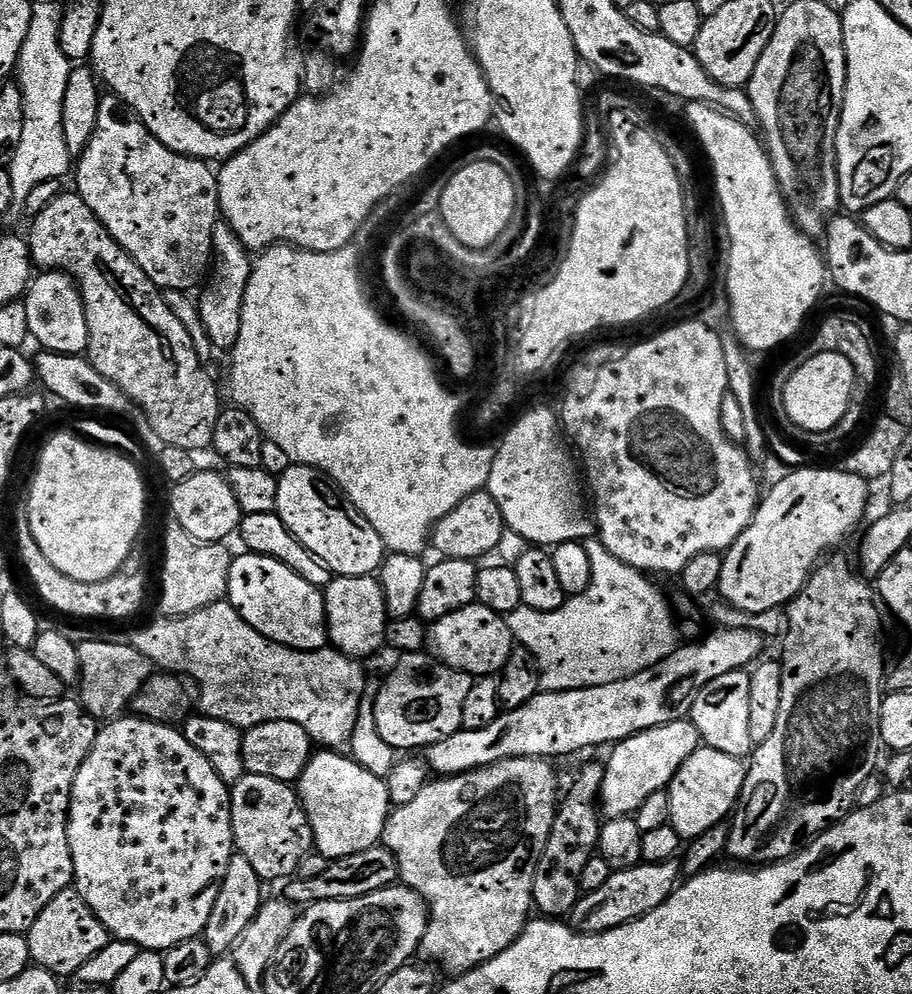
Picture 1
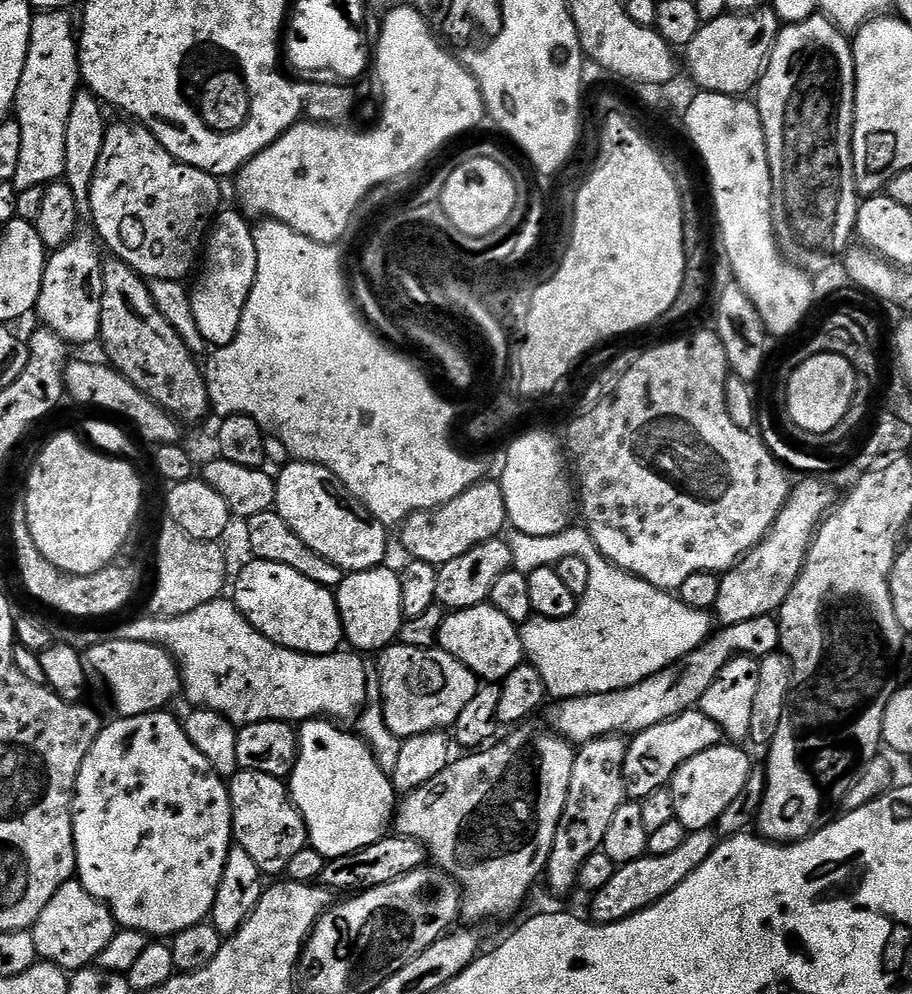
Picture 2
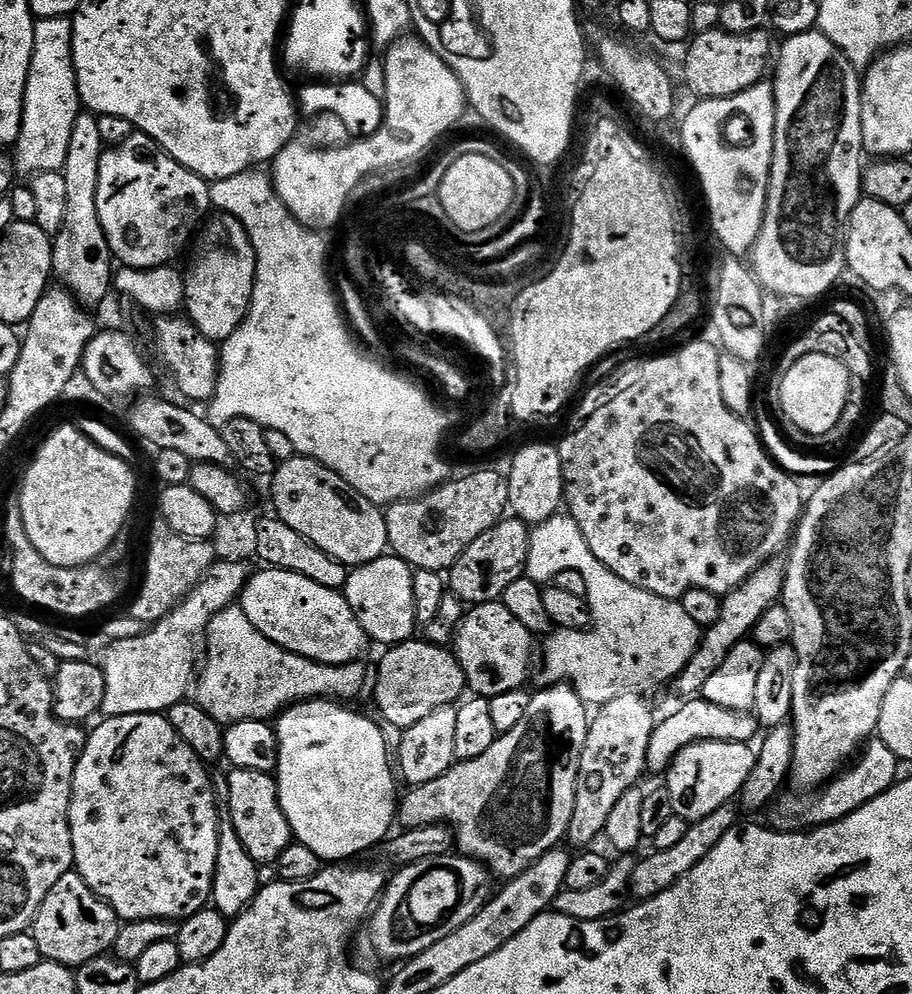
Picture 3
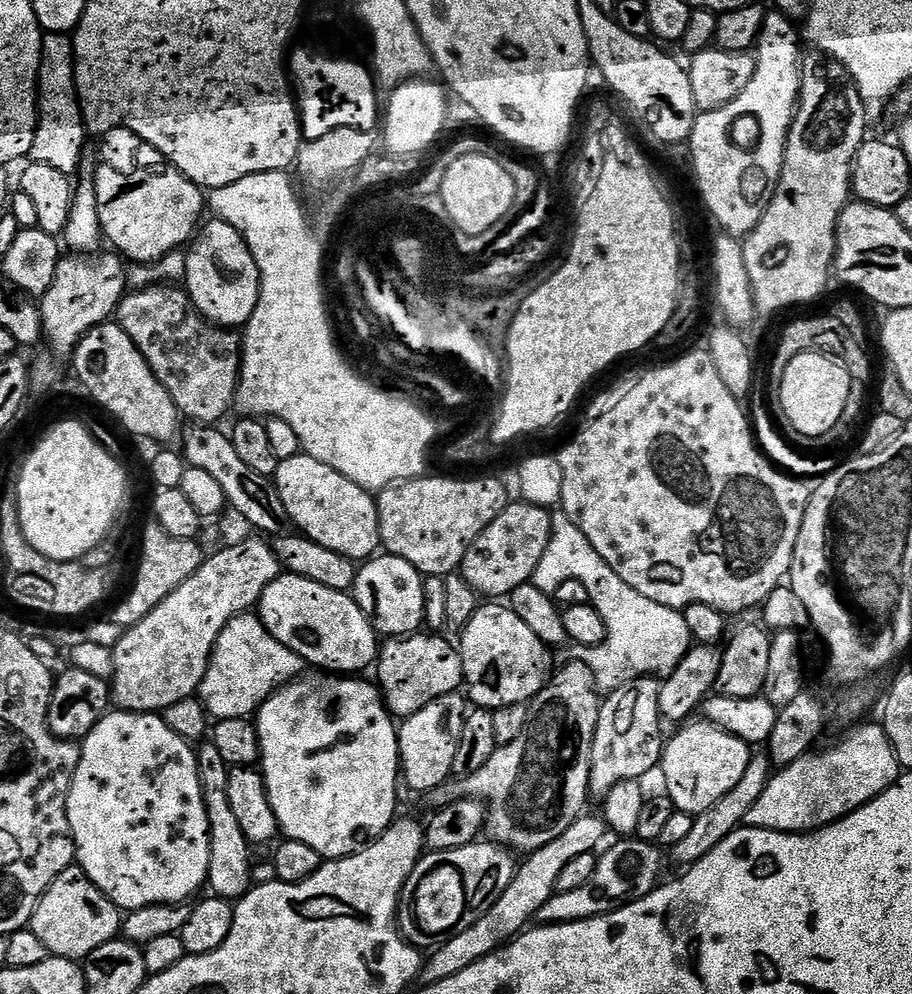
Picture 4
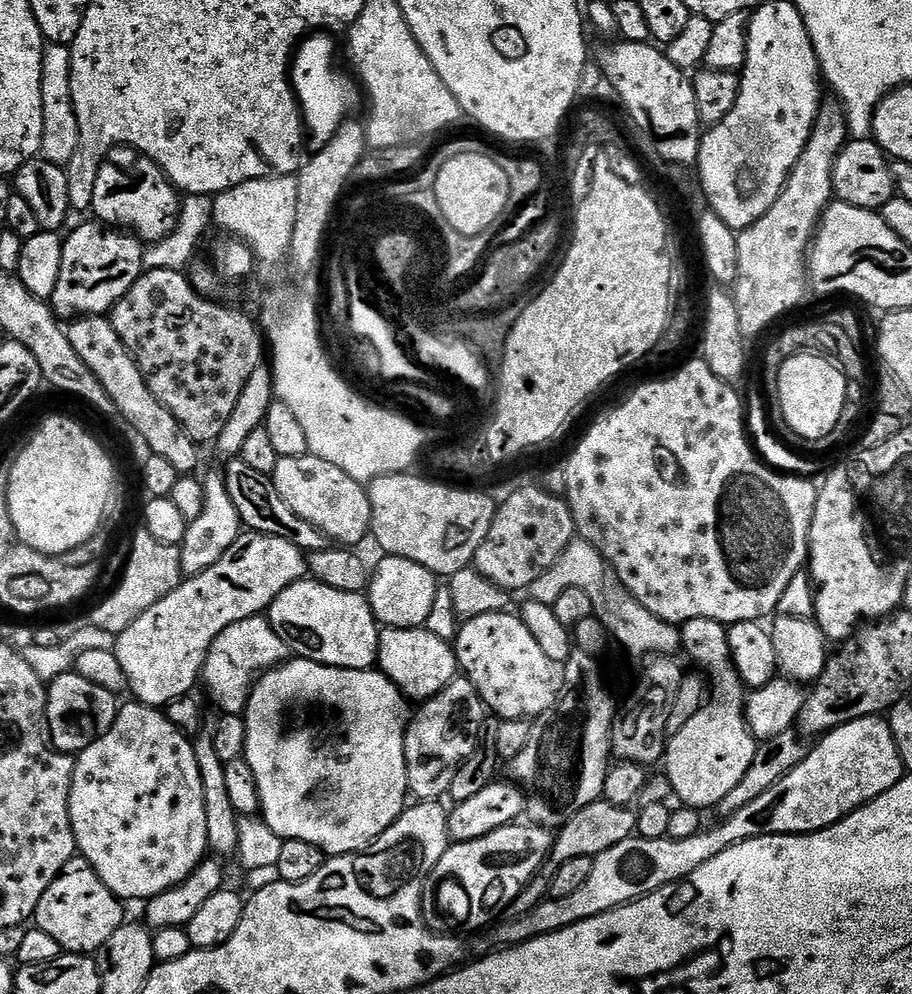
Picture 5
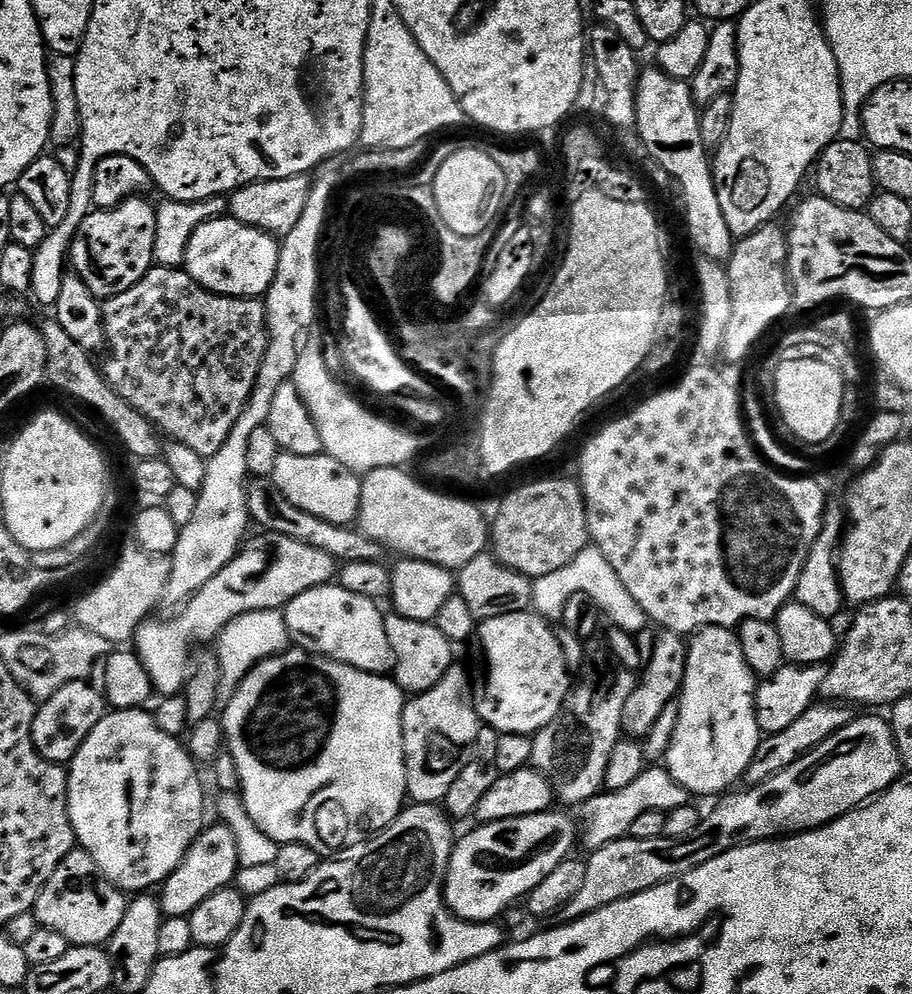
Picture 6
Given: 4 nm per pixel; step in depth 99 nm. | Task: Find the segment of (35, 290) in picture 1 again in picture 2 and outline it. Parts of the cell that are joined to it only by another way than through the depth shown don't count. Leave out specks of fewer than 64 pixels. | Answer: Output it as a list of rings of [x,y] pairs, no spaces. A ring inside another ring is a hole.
[[[77,234],[47,257],[42,274],[41,293],[38,294],[34,309],[34,316],[40,319],[39,323],[62,337],[69,346],[92,344],[100,340],[100,303],[104,293],[104,270],[102,259],[100,260],[101,249],[97,241],[89,236]]]

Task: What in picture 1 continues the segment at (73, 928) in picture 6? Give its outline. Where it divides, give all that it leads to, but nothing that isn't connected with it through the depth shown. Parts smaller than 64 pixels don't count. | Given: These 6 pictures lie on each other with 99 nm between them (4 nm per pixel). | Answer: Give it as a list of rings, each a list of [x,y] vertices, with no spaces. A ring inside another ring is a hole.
[[[75,887],[67,888],[62,894],[58,894],[38,914],[31,928],[26,933],[30,954],[32,955],[32,964],[38,968],[44,968],[51,972],[57,978],[75,977],[77,970],[86,966],[90,958],[98,954],[107,946],[110,939],[106,926],[86,906],[86,902],[80,897]]]

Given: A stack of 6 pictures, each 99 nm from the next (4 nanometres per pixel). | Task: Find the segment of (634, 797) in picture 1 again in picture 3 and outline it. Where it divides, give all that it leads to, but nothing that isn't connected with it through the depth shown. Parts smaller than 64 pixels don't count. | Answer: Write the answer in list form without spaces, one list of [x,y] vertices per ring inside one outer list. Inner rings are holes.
[[[688,698],[681,704],[684,705],[673,716],[668,716],[665,720],[661,719],[652,732],[648,751],[647,771],[649,773],[667,773],[672,767],[672,760],[683,748],[691,744],[701,744],[704,740],[751,745],[762,728],[761,721],[757,720],[752,712],[731,712],[729,708],[714,706],[714,702],[703,698]],[[756,731],[758,731],[757,736]]]

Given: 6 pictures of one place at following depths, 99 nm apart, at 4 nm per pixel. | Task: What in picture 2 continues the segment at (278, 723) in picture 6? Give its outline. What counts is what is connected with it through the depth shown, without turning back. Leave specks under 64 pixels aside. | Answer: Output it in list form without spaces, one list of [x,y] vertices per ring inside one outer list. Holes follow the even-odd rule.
[[[328,718],[303,721],[298,728],[296,765],[286,780],[292,802],[308,827],[308,844],[318,850],[325,861],[354,854],[366,846],[374,846],[374,842],[389,835],[398,807],[398,793],[392,787],[389,773],[380,769],[375,754],[354,733],[343,732],[340,728],[343,727],[339,723]]]

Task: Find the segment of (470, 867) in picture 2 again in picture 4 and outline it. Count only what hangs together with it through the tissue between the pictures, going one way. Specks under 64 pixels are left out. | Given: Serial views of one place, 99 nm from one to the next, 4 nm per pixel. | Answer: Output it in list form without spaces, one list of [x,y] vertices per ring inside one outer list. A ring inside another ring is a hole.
[[[573,662],[555,676],[556,673],[531,701],[526,730],[522,730],[514,742],[499,745],[496,752],[490,754],[490,762],[486,762],[482,770],[474,770],[474,774],[463,777],[459,783],[441,784],[430,793],[430,800],[436,806],[450,804],[461,798],[483,800],[486,805],[487,839],[516,854],[537,852],[546,846],[546,842],[554,842],[558,834],[570,830],[572,823],[585,815],[587,808],[584,807],[590,801],[590,758],[602,700],[599,695],[596,697],[598,688],[585,664]]]

